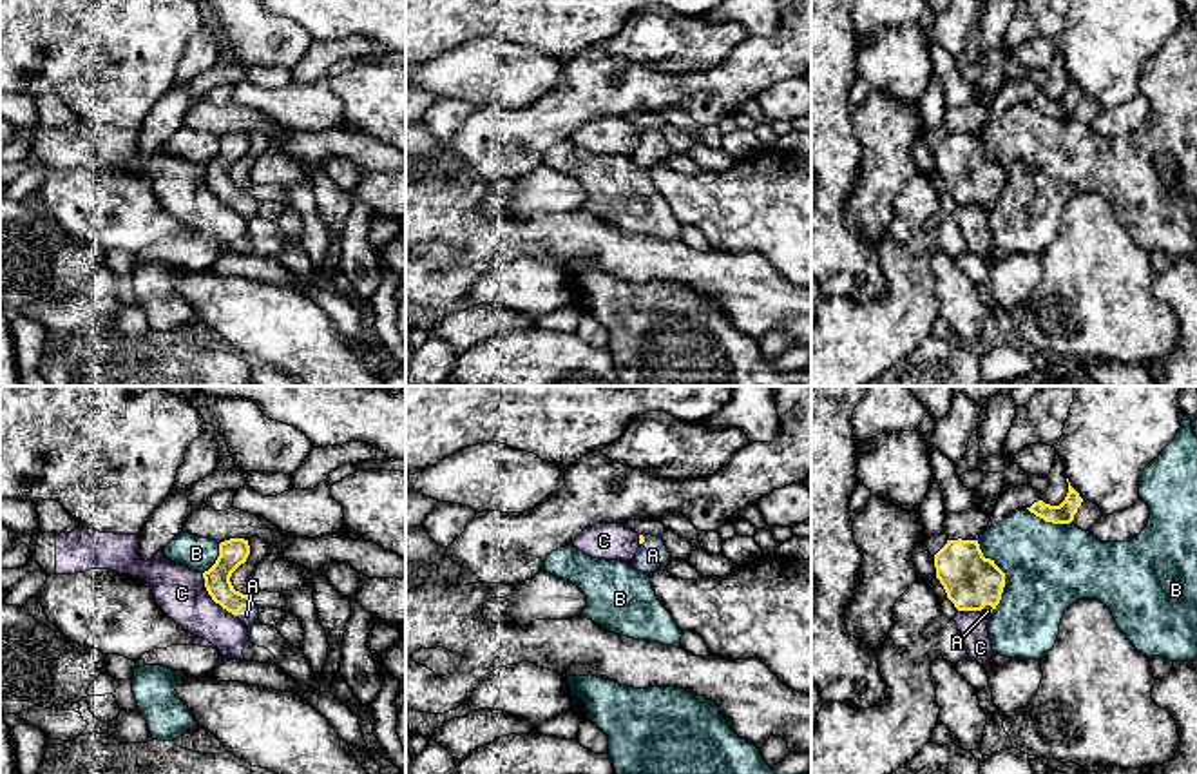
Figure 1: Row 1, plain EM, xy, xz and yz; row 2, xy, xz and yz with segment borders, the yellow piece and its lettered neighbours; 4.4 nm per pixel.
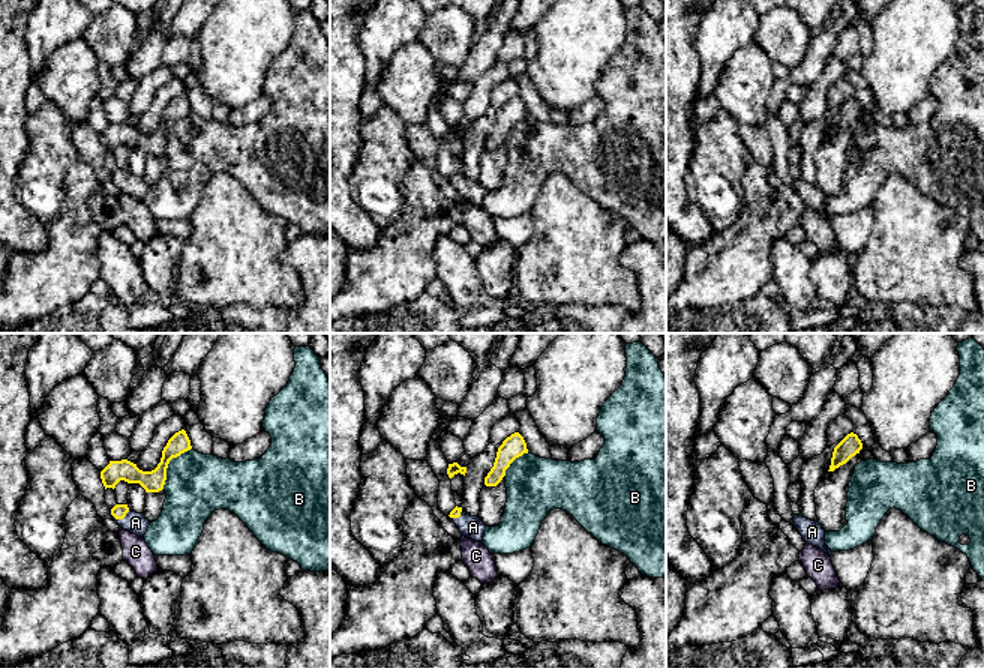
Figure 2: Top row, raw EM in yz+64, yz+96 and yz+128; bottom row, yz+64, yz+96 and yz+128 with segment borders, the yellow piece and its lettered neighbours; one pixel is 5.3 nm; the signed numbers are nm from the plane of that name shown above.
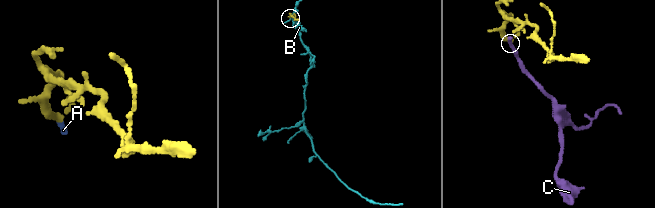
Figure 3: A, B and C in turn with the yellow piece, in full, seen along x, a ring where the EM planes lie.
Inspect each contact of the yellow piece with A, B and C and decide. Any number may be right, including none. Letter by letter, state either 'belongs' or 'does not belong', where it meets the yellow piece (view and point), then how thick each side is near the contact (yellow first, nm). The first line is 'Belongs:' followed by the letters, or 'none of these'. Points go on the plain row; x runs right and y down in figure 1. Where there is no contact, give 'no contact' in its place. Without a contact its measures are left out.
Belongs: A
A: belongs; contact xy (245, 200); calibres 120 and 80 nm
B: does not belong; contact yz (1004, 169); calibres 240 and 380 nm
C: does not belong; contact xy (212, 193); calibres 120 and 220 nm

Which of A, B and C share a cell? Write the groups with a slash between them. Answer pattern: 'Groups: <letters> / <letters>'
Groups: A / B / C

